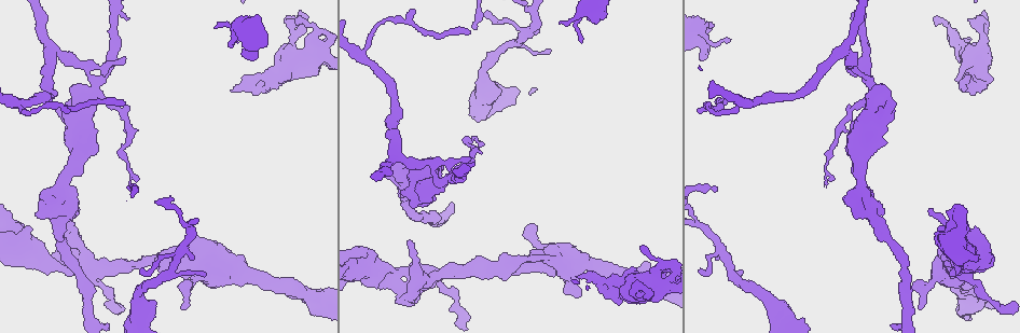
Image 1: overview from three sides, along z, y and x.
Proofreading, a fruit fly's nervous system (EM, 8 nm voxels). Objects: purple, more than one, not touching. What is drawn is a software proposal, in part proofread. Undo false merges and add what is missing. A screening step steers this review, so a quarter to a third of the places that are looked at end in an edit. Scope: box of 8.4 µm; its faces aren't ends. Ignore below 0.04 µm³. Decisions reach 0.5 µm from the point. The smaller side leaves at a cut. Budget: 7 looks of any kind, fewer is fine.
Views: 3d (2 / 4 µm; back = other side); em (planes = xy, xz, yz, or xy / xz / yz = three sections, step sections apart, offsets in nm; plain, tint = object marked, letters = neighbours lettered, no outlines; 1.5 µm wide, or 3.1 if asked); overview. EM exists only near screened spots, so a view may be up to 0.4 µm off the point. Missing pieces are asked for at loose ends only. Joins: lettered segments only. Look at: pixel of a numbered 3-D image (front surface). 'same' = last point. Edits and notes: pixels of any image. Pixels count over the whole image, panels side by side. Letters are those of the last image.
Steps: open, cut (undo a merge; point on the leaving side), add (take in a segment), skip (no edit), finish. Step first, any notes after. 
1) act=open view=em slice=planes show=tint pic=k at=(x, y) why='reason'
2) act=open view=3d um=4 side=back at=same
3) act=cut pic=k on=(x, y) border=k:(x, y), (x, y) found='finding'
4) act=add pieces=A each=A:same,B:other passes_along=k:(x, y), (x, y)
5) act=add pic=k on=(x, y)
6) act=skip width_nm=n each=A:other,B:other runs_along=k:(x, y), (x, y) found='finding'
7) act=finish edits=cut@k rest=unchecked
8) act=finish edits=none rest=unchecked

act=open view=em slice=planes show=letters pic=1 at=(710, 27) why='stops while still wide'

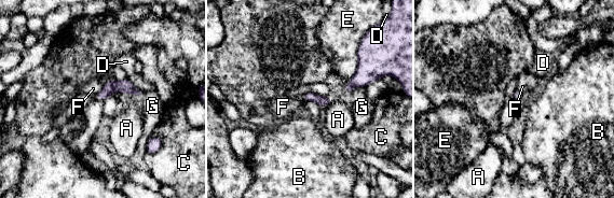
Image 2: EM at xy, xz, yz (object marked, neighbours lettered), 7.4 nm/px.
act=skip each=A:other,B:other,C:other,D:other,E:other,F:other,G:other border=2:(103, 87), (95, 96) found='none of them fits'

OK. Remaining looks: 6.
act=open view=3d um=2 pic=1 at=(442, 180) why='calibre changes'

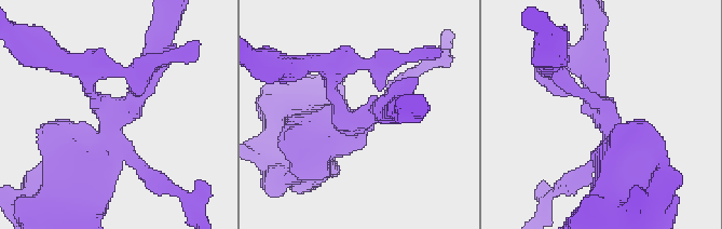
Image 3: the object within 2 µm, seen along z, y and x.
act=open view=em slice=planes show=letters pic=3 at=(112, 109) why='need the tissue'

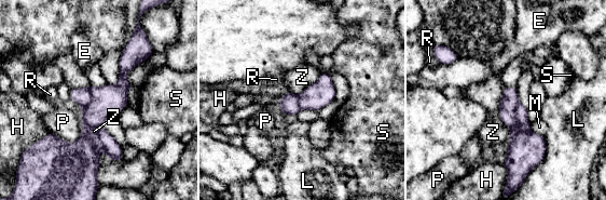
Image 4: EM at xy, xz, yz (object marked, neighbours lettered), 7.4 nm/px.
act=cut pic=4 on=(521, 111) longest_contact=Z:420nm each=E:other,H:other,L:other,M:other,P:other,R:other,S:other,Z:other border=4:(518, 101), (515, 124), (510, 129) found='two cells meet here'

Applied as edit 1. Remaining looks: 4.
act=finish edits=cut@4 rest=unchecked

